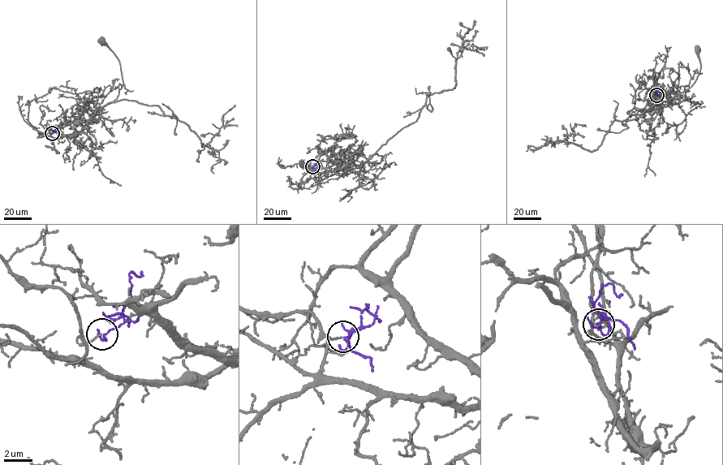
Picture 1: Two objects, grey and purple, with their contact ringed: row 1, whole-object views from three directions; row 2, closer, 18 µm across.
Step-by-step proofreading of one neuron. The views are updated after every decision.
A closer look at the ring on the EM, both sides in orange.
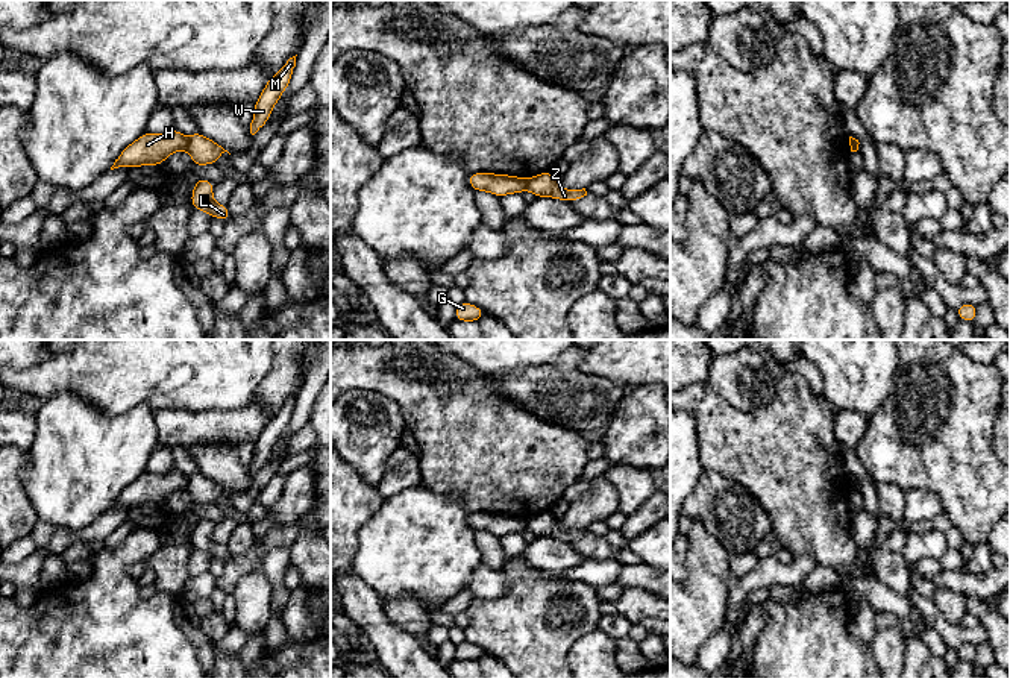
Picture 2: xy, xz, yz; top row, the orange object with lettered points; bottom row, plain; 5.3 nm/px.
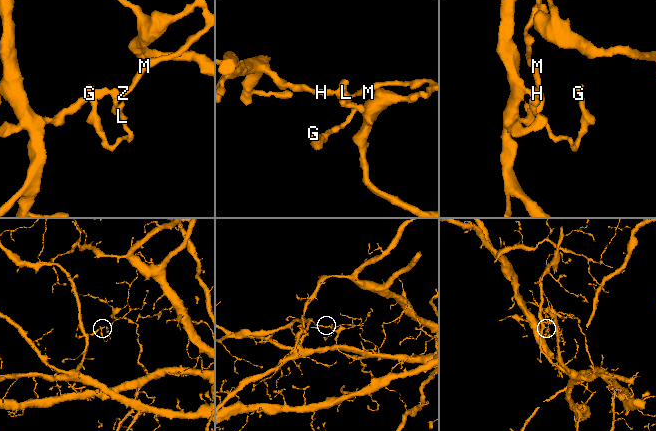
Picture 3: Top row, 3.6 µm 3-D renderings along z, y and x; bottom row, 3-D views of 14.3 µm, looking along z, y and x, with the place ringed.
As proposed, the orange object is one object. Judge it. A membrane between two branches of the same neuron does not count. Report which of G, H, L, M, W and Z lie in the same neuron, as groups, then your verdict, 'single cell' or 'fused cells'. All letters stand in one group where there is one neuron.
groups G L M W Z / H; fused cells

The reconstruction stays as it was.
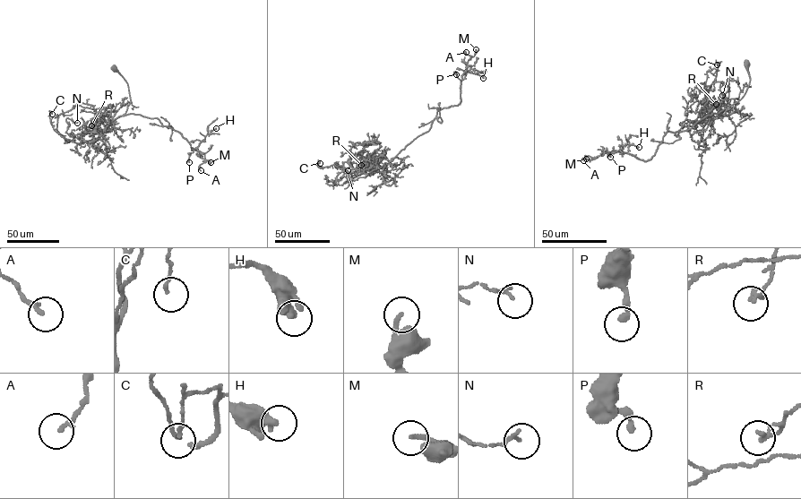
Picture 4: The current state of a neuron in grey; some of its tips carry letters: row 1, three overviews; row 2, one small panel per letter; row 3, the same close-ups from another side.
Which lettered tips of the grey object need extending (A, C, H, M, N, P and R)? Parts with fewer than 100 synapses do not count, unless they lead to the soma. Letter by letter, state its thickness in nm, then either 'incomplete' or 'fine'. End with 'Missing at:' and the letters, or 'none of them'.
A: 180 nm | fine
C: 140 nm | fine
H: 420 nm | fine
M: 240 nm | fine
N: 140 nm | fine
P: 240 nm | fine
R: 200 nm | fine
Missing at: none of them

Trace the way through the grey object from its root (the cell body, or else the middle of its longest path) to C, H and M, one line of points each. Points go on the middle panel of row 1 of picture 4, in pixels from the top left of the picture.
C: (383, 156), (392, 164), (400, 162), (395, 157), (383, 167), (355, 173), (333, 165), (320, 168), (320, 163)
H: (383, 156), (399, 165), (401, 159), (391, 159), (428, 131), (438, 111), (460, 104), (463, 74), (483, 78)
M: (383, 156), (399, 165), (401, 159), (391, 159), (428, 131), (438, 111), (460, 104), (461, 76), (476, 49)

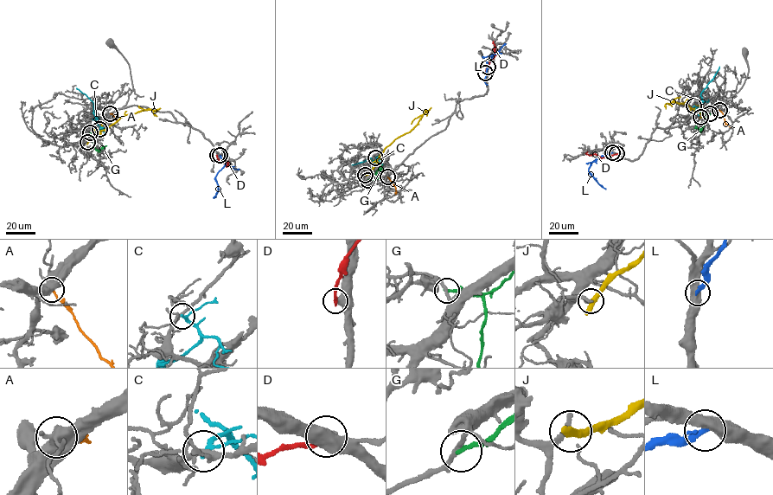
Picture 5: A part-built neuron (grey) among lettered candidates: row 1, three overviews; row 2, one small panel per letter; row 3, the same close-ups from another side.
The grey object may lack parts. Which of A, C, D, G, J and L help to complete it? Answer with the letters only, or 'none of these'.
none of these

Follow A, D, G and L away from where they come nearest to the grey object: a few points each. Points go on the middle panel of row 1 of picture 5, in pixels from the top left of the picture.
A: (387, 176), (395, 187), (395, 194)
D: (485, 73), (495, 55), (493, 41)
G: (368, 180), (372, 176), (373, 180), (377, 173), (384, 170)
L: (488, 67), (493, 55), (482, 57), (486, 57), (484, 80), (487, 85)

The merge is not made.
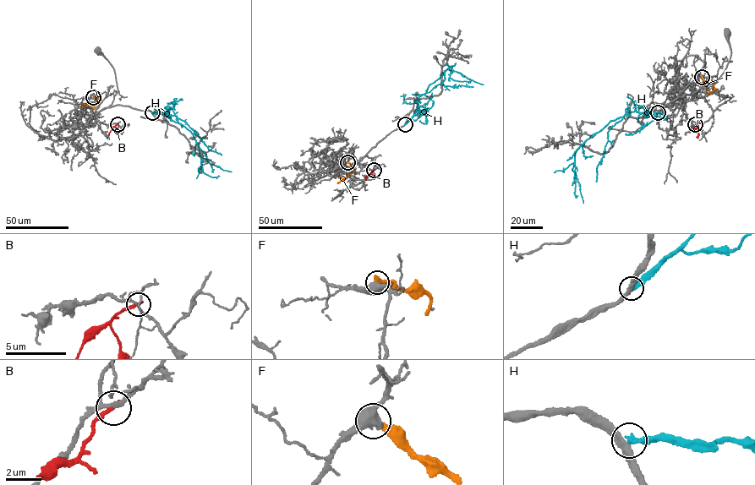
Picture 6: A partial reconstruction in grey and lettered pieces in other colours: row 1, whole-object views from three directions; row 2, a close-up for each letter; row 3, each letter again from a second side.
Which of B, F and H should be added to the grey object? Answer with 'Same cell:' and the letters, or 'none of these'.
Same cell: none of these

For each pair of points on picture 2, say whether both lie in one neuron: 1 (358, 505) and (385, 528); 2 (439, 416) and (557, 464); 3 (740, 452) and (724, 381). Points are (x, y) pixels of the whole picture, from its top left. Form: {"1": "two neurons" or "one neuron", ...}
{"1": "two neurons", "2": "one neuron", "3": "two neurons"}

